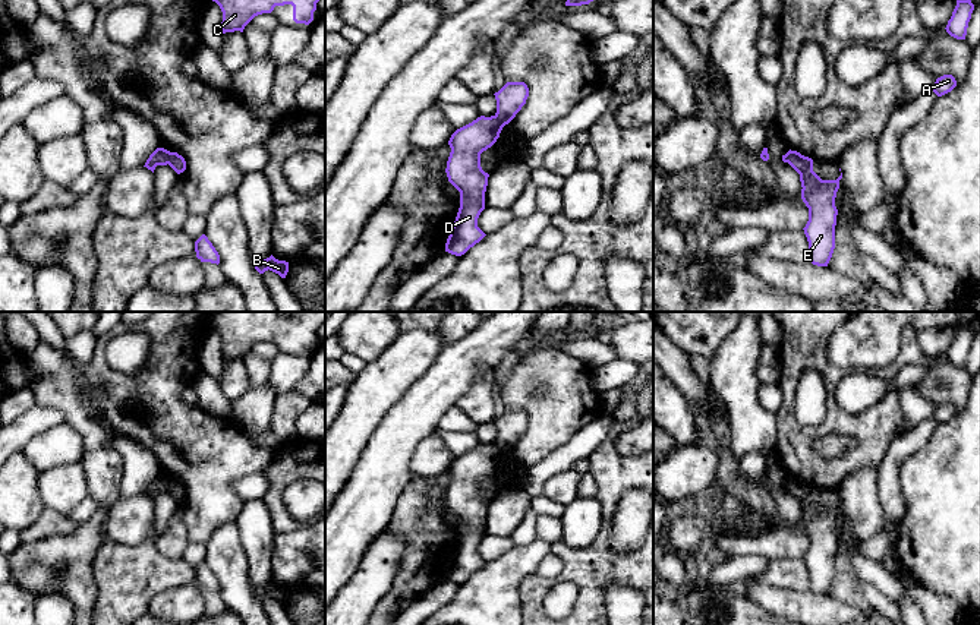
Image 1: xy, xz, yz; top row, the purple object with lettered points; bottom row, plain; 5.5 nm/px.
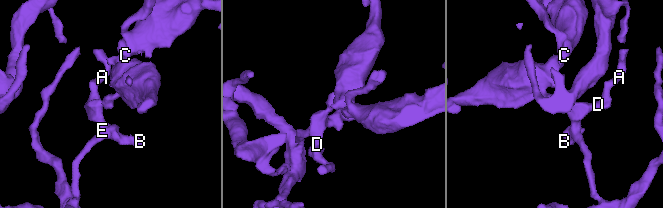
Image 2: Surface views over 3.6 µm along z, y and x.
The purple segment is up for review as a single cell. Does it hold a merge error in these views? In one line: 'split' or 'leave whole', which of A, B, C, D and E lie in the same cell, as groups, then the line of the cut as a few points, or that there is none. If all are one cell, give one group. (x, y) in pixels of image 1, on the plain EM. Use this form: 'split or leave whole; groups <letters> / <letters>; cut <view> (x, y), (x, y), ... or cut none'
split; groups A B D E / C; cut xy (170, 480), (169, 492)

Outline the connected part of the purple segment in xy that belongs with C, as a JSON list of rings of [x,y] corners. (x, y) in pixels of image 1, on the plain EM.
[[[214,312],[211,328],[223,340],[221,362],[240,359],[258,343],[292,332],[293,348],[309,353],[325,312]]]

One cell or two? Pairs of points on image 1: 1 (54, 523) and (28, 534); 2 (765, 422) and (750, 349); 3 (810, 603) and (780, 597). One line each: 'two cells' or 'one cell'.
1: one cell
2: one cell
3: one cell

